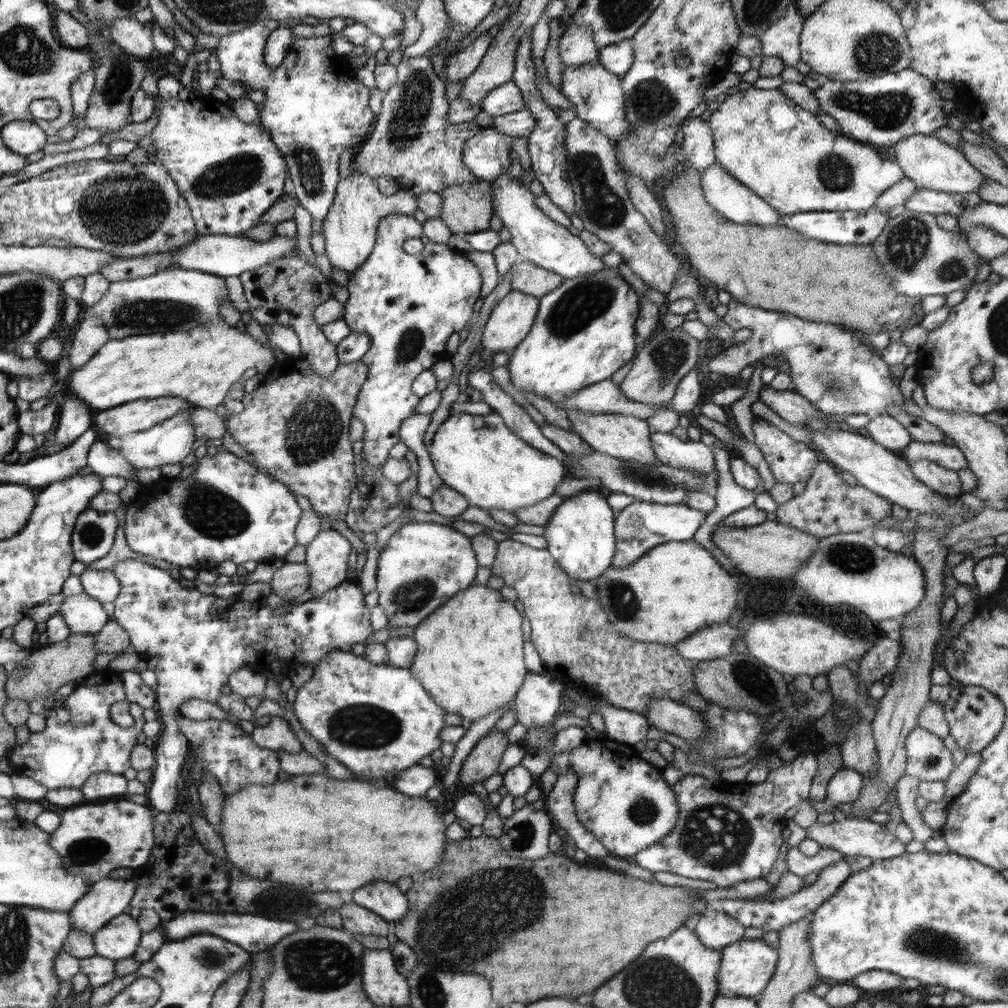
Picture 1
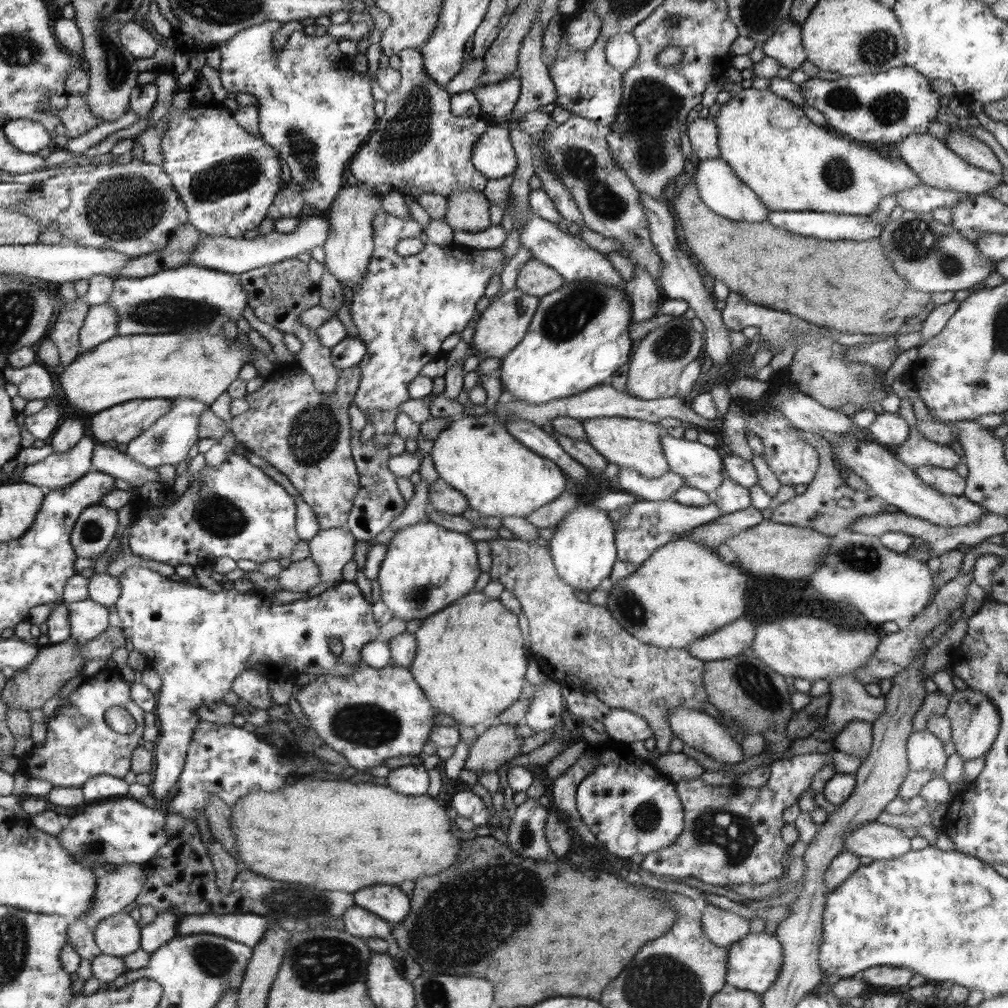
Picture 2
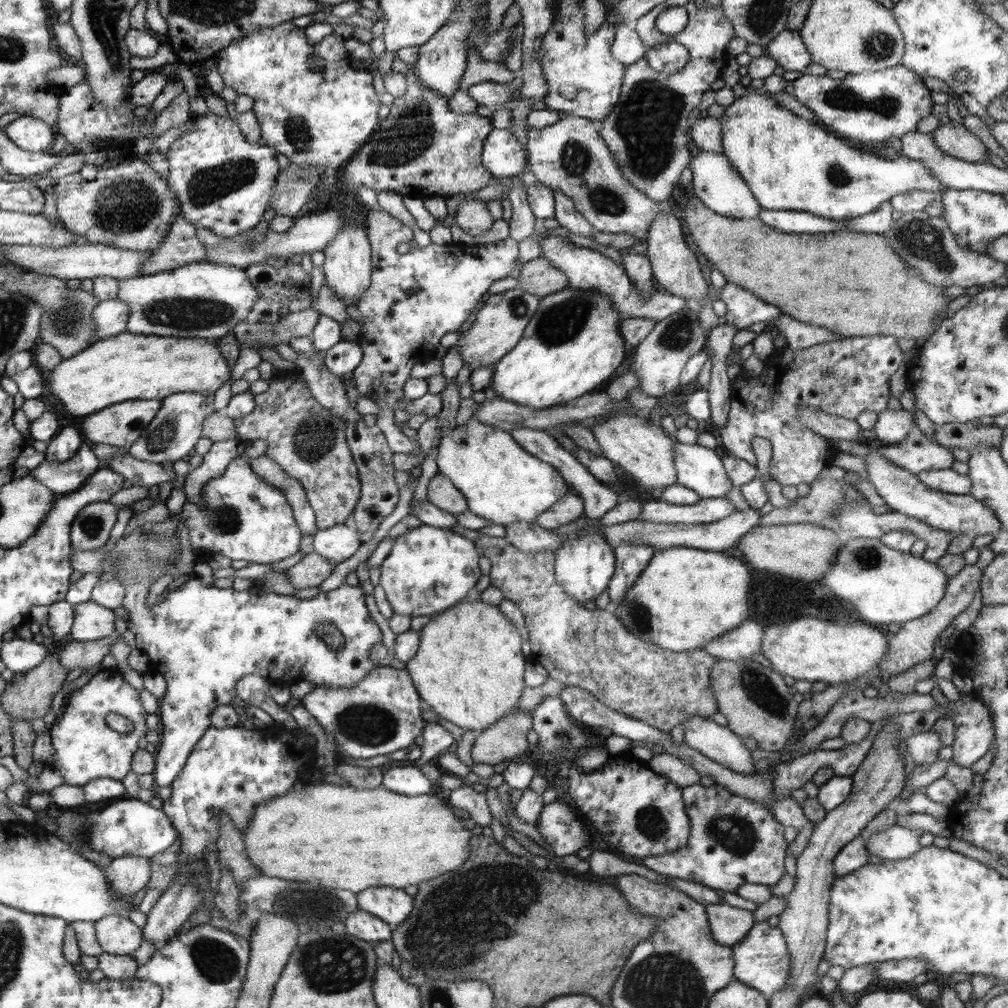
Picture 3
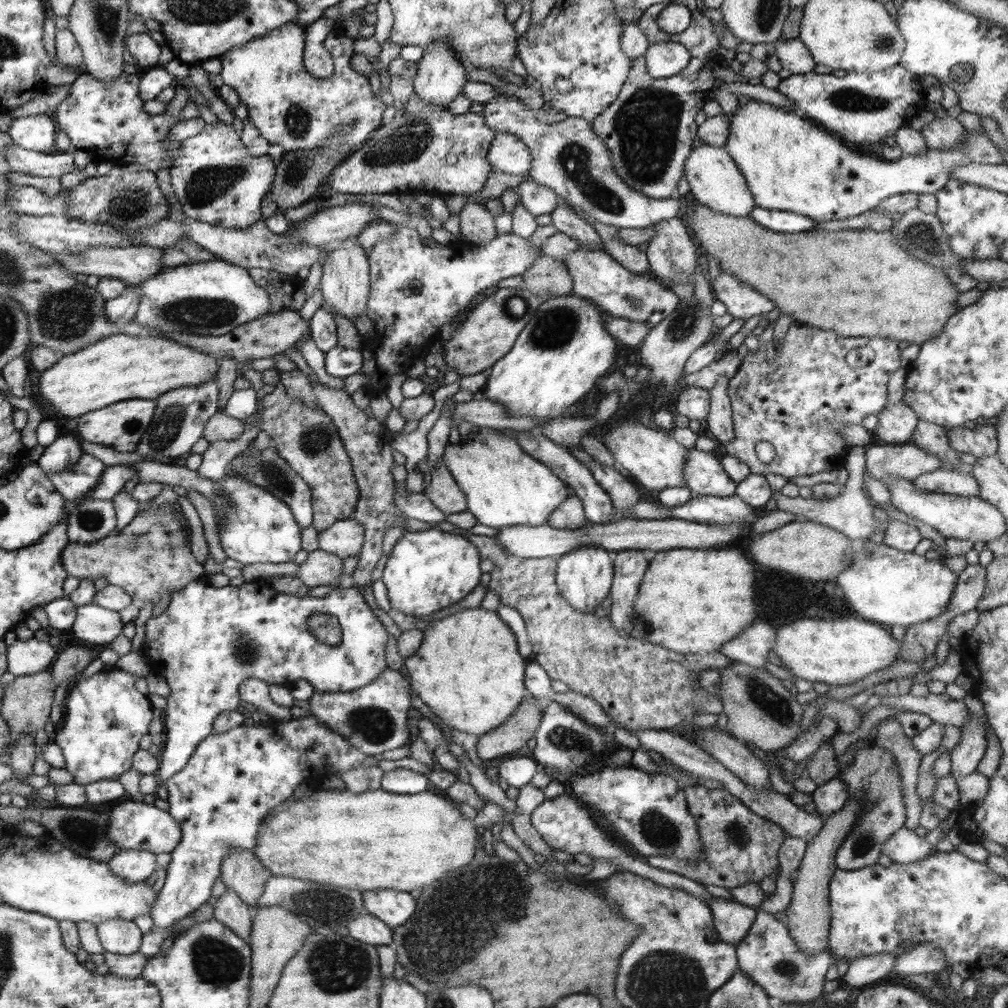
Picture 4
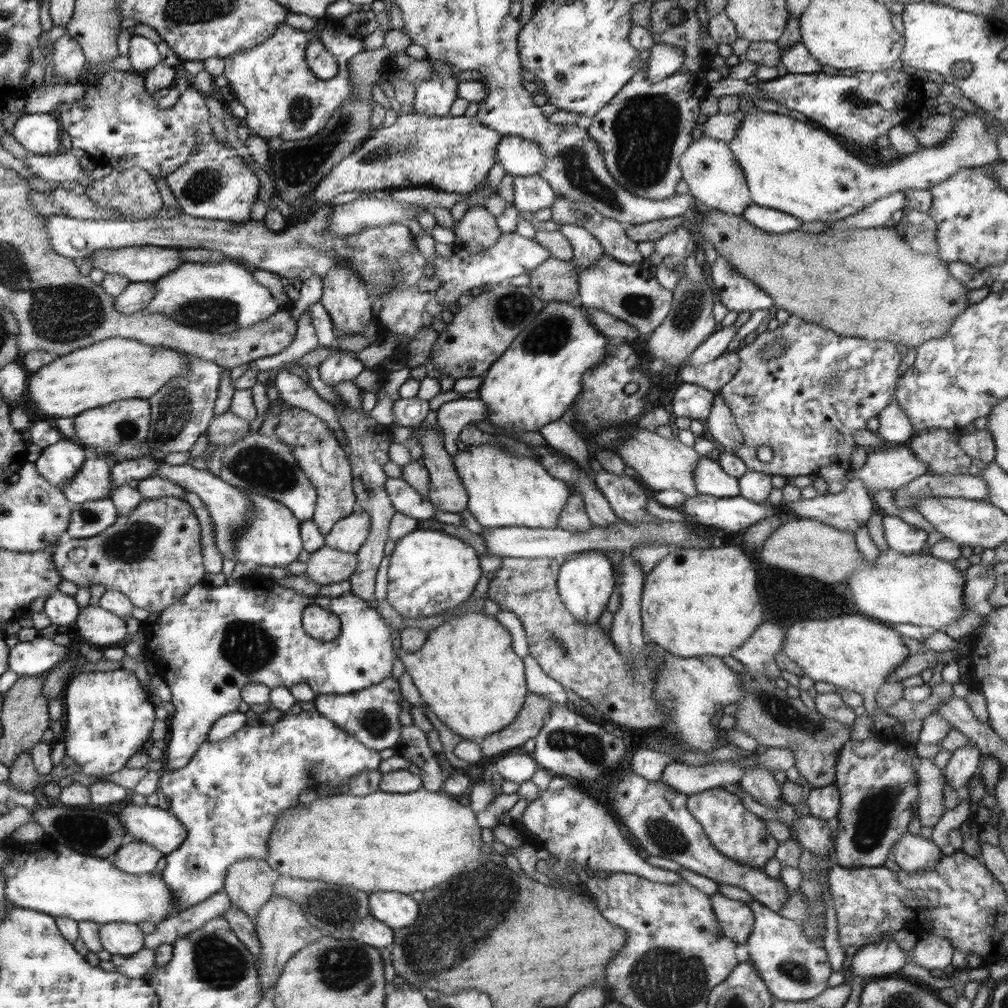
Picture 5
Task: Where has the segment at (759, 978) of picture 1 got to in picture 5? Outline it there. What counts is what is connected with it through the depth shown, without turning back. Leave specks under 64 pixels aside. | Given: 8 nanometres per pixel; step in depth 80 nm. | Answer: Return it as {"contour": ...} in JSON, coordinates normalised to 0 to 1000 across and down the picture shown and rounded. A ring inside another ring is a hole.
{"contour":[[[752,894],[741,895],[741,897],[746,899],[745,904],[748,910],[746,926],[740,934],[743,950],[741,953],[747,954],[762,982],[774,993],[801,993],[810,990],[822,978],[821,971],[826,964],[817,939],[806,935],[796,925],[797,921],[790,914],[776,910],[771,905],[766,905]]]}

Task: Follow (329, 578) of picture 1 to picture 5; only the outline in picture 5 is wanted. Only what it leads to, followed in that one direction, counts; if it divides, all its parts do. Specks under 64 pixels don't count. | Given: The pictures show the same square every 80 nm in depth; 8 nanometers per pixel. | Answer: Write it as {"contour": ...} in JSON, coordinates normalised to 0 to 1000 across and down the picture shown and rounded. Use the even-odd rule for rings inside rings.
{"contour":[[[354,504],[347,512],[337,515],[330,526],[322,531],[322,541],[339,548],[352,549],[363,539],[367,526],[367,509]]]}

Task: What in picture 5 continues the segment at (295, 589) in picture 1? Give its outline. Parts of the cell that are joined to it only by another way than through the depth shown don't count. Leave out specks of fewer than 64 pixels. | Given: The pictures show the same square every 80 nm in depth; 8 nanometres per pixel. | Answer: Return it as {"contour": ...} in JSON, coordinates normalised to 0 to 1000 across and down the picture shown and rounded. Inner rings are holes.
{"contour":[[[321,541],[317,546],[308,549],[303,559],[304,570],[315,579],[326,580],[346,575],[352,568],[355,555],[353,549],[339,548]]]}

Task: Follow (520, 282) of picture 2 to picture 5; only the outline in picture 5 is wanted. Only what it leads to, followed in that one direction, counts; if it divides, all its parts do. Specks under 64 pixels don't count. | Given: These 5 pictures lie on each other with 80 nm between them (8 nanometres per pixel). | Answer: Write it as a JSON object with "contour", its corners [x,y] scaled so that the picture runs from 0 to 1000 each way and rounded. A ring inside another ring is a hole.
{"contour":[[[547,255],[525,270],[525,273],[527,279],[524,284],[542,301],[571,299],[574,274],[566,258]]]}

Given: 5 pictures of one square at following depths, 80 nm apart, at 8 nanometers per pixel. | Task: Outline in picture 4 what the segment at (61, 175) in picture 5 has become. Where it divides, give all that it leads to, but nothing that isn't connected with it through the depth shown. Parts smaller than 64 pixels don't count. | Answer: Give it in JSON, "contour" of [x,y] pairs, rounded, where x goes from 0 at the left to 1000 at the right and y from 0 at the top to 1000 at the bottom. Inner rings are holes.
{"contour":[[[16,143],[8,144],[4,156],[14,171],[30,175],[55,176],[71,172],[73,167],[73,150],[58,152],[32,151]]]}

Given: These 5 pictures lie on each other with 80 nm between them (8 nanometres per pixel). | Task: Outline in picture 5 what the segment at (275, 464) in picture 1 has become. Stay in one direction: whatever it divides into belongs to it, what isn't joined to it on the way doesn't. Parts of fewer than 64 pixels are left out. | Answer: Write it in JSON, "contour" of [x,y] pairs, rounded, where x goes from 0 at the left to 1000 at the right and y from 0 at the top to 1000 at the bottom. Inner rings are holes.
{"contour":[[[279,395],[269,399],[268,407],[278,416],[272,433],[291,444],[290,452],[294,460],[304,469],[314,486],[314,499],[310,515],[317,528],[324,531],[337,515],[347,512],[355,504],[353,489],[350,487],[349,458],[345,449],[339,444],[329,425],[312,410],[292,405]]]}

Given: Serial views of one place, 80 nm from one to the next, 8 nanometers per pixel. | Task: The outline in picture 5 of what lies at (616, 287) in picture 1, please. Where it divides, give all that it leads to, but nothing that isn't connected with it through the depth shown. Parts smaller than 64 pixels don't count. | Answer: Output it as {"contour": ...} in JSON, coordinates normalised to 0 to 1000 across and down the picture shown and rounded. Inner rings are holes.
{"contour":[[[571,300],[542,301],[528,320],[509,337],[502,349],[499,349],[478,373],[474,387],[475,396],[483,403],[481,417],[498,427],[515,430],[532,429],[541,421],[556,416],[565,407],[576,388],[577,372],[597,359],[603,337],[585,322],[580,306],[573,305]]]}

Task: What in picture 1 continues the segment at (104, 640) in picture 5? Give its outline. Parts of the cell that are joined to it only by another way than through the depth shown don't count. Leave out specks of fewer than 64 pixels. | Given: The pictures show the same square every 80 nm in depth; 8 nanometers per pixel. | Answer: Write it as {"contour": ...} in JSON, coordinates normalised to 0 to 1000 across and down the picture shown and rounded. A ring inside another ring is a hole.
{"contour":[[[85,588],[65,591],[59,607],[73,629],[95,629],[107,616],[101,598]]]}

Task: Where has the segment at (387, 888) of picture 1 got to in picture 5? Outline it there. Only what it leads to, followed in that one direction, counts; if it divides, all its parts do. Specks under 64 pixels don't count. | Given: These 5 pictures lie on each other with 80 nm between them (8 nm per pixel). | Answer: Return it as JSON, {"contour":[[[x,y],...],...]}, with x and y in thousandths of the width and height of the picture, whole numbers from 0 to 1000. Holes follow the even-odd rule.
{"contour":[[[371,885],[366,888],[366,900],[373,913],[387,921],[409,919],[417,907],[417,897],[407,888],[397,885]]]}

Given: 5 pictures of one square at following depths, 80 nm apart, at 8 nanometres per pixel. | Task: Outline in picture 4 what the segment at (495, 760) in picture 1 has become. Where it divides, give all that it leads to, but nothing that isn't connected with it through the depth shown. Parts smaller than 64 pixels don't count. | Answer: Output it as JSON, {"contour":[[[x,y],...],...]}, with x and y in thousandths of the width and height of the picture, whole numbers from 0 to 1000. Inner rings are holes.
{"contour":[[[524,690],[496,721],[478,729],[473,735],[473,749],[478,754],[506,750],[522,739],[538,715],[541,697]]]}

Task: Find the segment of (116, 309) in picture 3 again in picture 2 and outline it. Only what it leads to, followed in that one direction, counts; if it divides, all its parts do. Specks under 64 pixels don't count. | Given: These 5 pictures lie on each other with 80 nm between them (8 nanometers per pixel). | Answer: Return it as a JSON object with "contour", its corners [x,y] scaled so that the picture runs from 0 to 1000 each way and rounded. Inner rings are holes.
{"contour":[[[107,301],[91,303],[80,326],[80,349],[86,350],[117,332],[117,310]]]}

